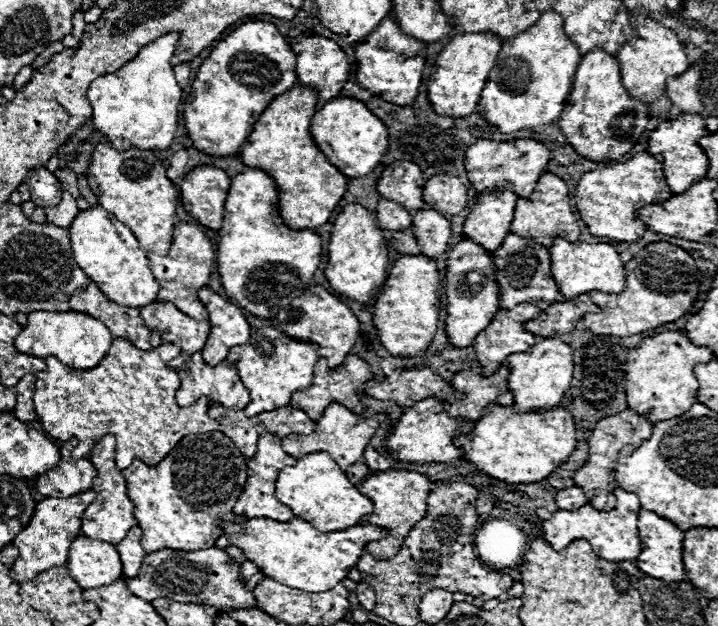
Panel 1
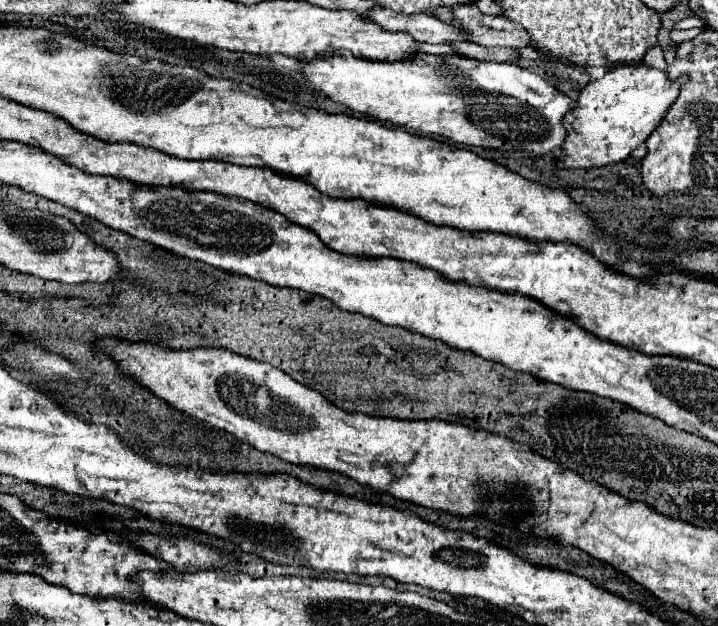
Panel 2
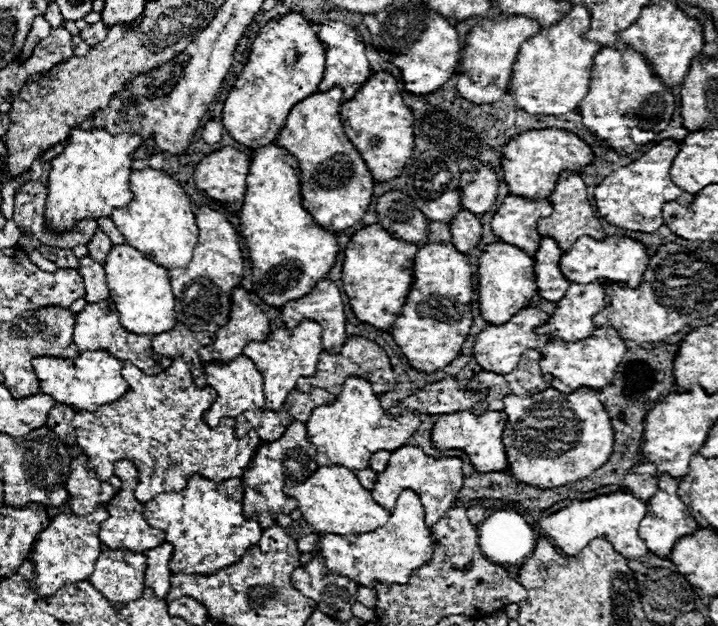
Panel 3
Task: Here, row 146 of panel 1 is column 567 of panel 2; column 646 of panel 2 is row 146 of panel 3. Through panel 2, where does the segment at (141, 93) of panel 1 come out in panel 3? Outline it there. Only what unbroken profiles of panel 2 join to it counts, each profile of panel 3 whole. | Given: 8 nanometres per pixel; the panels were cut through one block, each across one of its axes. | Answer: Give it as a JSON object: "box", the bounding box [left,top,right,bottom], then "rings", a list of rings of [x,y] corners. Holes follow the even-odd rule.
{"box":[44,130,142,232],"rings":[[[72,130],[68,136],[68,144],[62,154],[52,158],[52,168],[48,174],[48,198],[44,210],[44,222],[56,230],[66,232],[72,230],[84,218],[104,218],[110,216],[112,210],[122,208],[132,200],[132,192],[128,188],[130,178],[130,154],[140,146],[142,138],[138,134],[118,134],[110,136],[106,130]]]}

